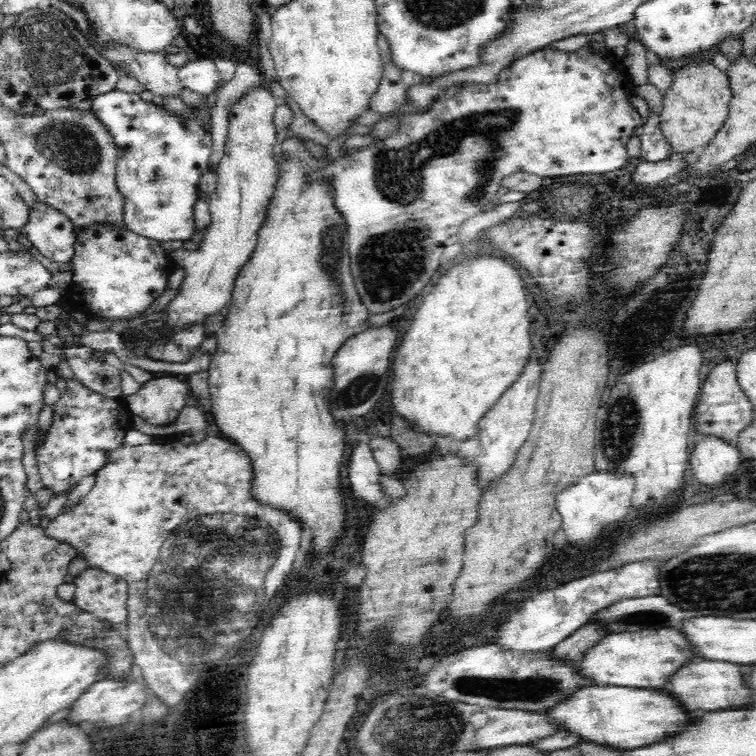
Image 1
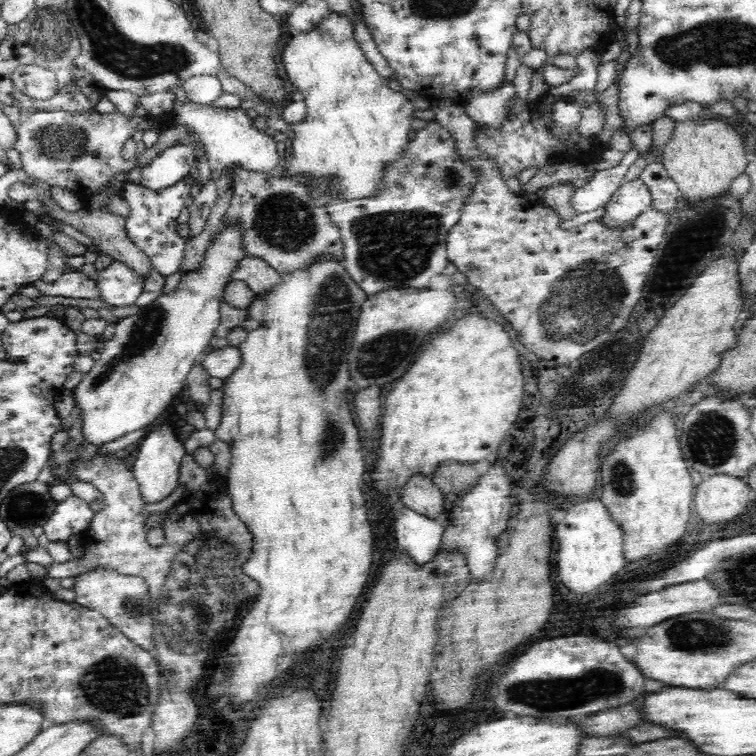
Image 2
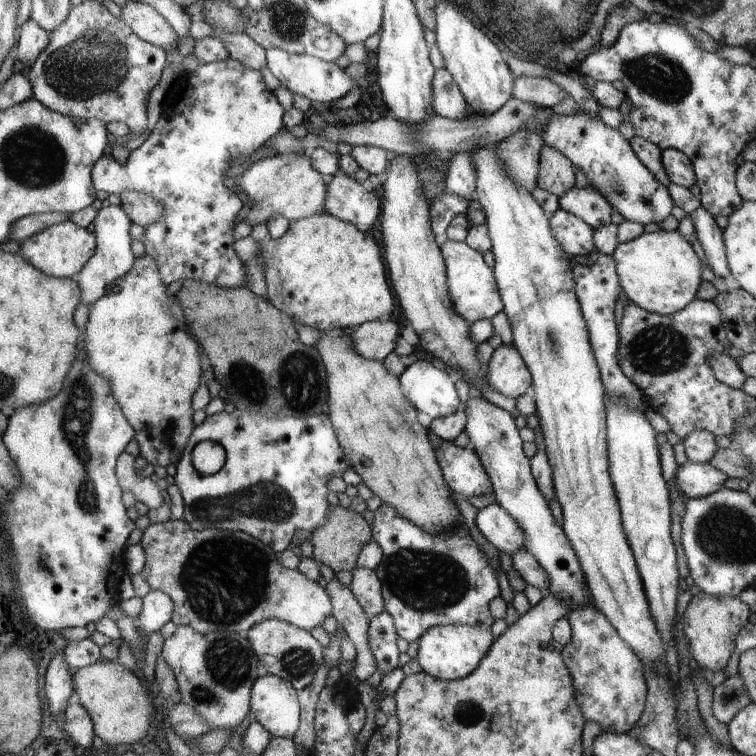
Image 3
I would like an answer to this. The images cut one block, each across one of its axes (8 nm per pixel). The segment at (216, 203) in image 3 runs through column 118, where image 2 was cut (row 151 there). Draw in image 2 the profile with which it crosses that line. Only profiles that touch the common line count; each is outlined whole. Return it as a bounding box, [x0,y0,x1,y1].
[140,143,195,190]

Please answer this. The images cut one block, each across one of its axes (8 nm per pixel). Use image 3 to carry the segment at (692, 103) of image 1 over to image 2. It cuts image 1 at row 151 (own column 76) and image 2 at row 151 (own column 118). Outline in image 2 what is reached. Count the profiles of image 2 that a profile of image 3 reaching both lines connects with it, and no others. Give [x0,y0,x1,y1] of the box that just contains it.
[661,119,749,204]

